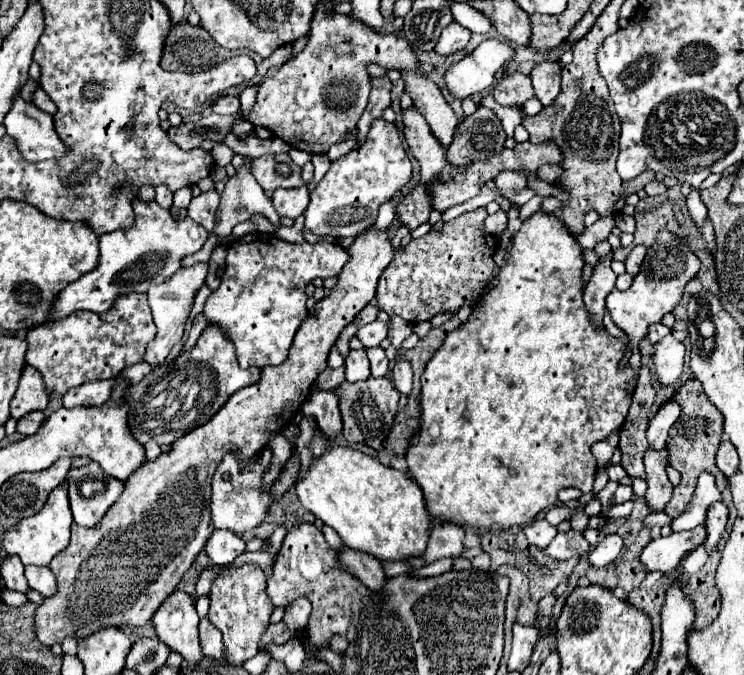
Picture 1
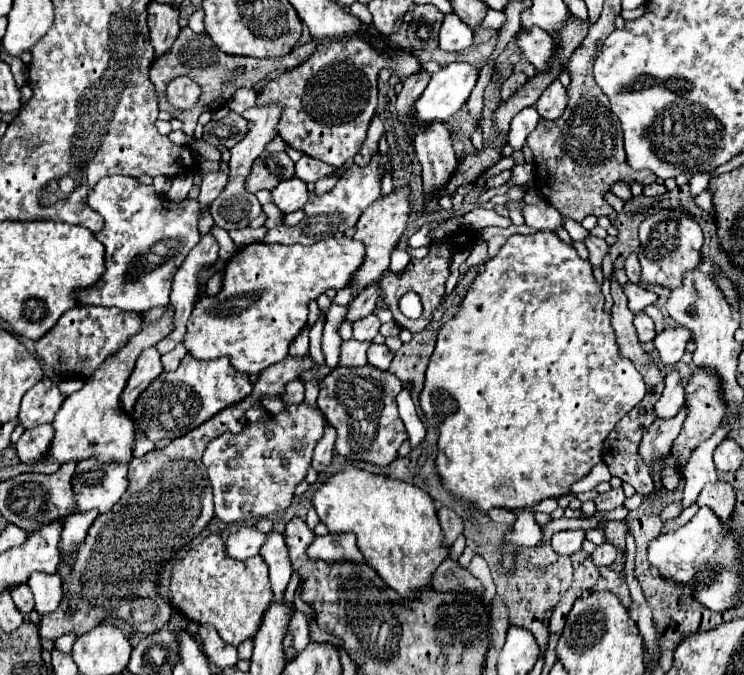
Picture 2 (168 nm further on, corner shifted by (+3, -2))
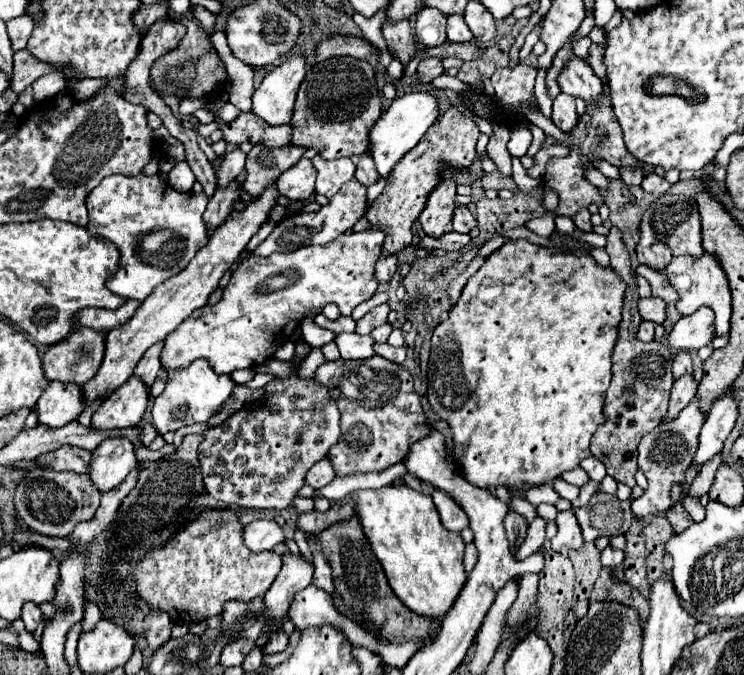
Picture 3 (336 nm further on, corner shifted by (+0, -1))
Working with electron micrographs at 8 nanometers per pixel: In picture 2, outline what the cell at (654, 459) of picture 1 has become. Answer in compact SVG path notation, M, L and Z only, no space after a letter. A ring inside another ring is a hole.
M683 404L683 408L677 412L677 416L673 418L657 418L653 422L653 426L649 426L649 430L643 436L641 442L641 450L639 454L643 456L643 460L649 464L653 458L661 458L663 454L667 454L671 450L673 440L677 438L677 434L681 432L683 420L687 416L687 406Z

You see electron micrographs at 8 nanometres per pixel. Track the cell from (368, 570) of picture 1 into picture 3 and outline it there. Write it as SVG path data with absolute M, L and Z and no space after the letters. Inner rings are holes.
M346 503L340 509L330 509L328 513L318 513L318 511L308 511L302 513L298 519L298 529L306 531L306 533L322 533L324 529L342 523L342 521L350 521L354 515L354 505Z

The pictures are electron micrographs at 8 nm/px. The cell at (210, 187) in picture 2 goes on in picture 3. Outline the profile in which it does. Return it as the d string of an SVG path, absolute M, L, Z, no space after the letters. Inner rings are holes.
M234 149L224 155L222 165L216 169L216 185L220 189L224 189L244 169L244 159L246 159L246 153L242 153L240 149Z

